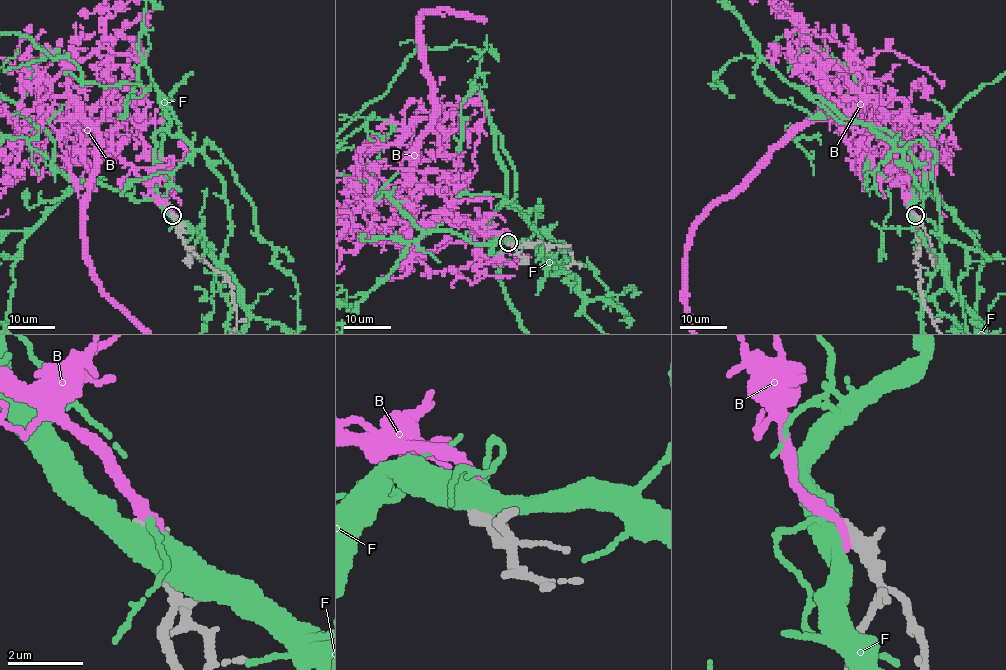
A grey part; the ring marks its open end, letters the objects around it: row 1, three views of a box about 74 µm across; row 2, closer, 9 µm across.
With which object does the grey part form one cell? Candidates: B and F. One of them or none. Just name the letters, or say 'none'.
none

